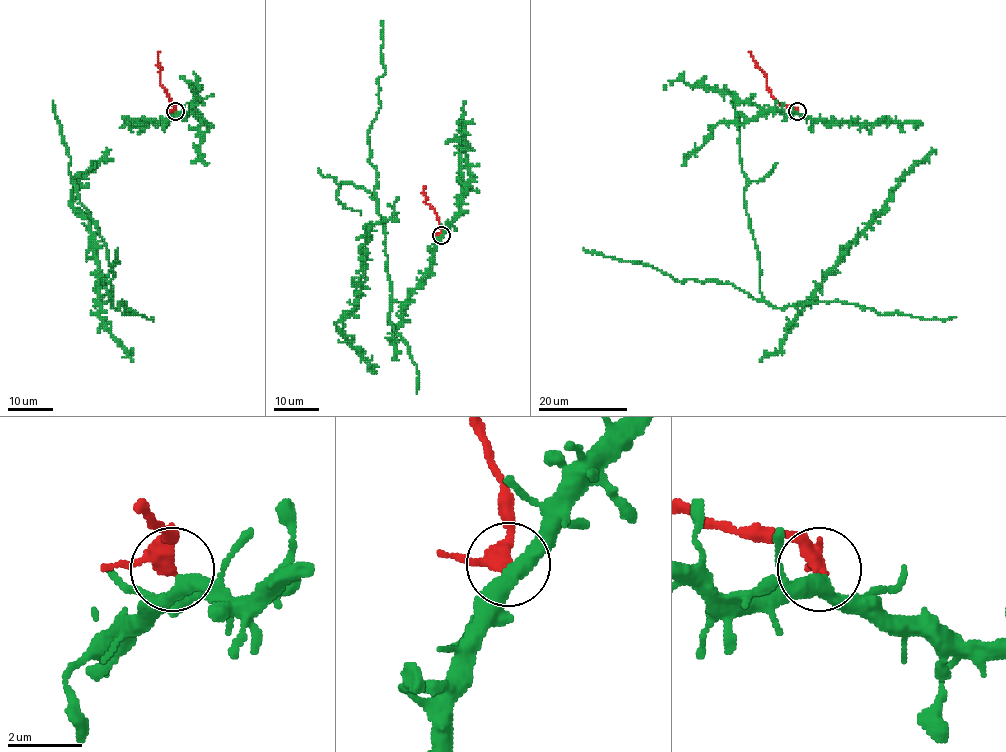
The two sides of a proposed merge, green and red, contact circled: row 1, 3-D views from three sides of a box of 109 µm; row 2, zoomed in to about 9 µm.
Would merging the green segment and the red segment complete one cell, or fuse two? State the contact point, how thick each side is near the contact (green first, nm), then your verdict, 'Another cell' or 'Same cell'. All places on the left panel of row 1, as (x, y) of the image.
Place: (175, 111). Thickness 380 nm (green) against 340 nm. Another cell

